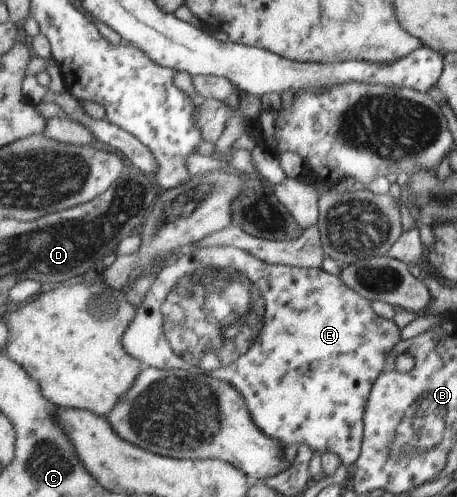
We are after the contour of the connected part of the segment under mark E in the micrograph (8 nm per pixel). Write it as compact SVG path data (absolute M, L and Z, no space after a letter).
M198 247L183 251L169 259L166 265L158 270L157 278L146 294L145 302L137 308L138 313L130 323L124 336L125 348L130 355L136 356L145 367L157 367L160 369L173 369L188 372L199 371L201 374L214 375L218 379L226 380L230 385L236 386L236 390L245 397L248 402L252 420L265 431L271 438L282 442L285 452L293 450L297 444L307 444L313 451L325 454L334 452L340 459L340 463L347 469L347 478L350 479L349 466L355 464L360 453L362 439L362 414L369 388L382 372L387 354L393 346L399 342L399 332L395 328L392 319L379 318L367 299L358 295L353 289L346 287L337 275L332 275L323 268L301 268L289 265L270 265L255 255L235 247L217 247L199 249Z

